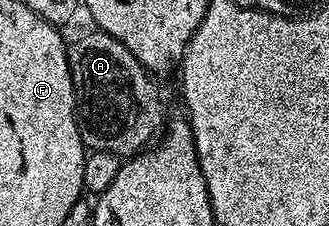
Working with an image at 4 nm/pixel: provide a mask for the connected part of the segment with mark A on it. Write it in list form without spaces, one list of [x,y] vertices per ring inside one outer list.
[[[93,32],[84,34],[79,41],[71,40],[66,50],[78,104],[76,116],[80,139],[87,150],[99,149],[116,153],[123,159],[129,159],[135,153],[143,152],[153,142],[150,140],[154,136],[157,138],[163,132],[162,101],[158,98],[157,87],[154,86],[155,78],[134,58],[132,51],[128,51],[124,43],[120,43],[114,37],[109,37],[106,33]]]

